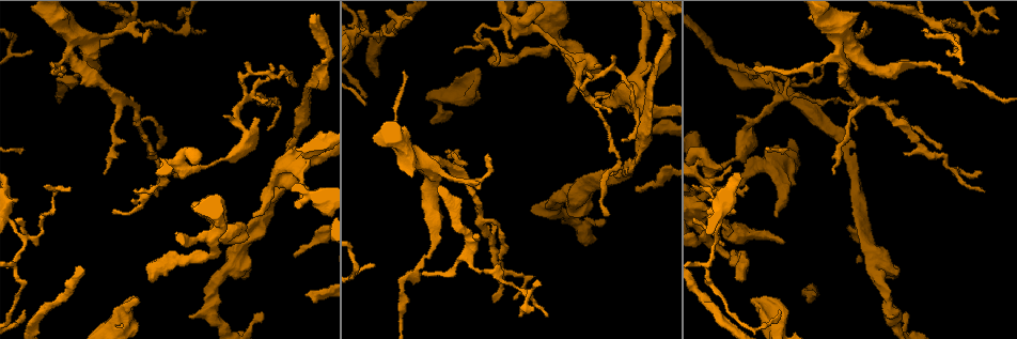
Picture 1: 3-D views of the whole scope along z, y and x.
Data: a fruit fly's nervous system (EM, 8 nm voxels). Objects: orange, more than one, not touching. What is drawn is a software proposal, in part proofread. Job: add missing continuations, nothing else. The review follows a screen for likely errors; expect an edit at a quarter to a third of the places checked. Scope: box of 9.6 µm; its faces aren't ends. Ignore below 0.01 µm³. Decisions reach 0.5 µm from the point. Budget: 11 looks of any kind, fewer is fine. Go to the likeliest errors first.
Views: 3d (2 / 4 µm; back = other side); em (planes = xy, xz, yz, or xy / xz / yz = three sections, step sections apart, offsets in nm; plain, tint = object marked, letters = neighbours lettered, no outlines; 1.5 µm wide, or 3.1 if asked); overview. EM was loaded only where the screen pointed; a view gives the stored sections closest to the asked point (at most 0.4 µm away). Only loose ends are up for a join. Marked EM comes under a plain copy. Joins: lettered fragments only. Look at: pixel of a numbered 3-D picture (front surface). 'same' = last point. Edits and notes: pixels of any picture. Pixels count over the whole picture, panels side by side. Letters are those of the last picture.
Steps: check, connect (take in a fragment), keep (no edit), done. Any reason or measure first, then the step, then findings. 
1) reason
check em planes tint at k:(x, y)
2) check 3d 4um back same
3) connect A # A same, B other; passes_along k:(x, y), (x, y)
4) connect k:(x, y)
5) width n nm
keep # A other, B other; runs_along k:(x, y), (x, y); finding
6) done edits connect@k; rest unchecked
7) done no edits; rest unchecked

an open end
check 3d 2um at 1:(294, 254)

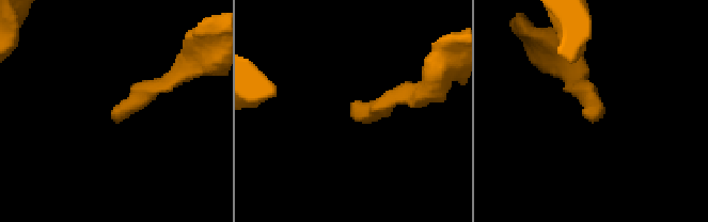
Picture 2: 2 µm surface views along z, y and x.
check em yz step 4 tint at 2:(352, 116)

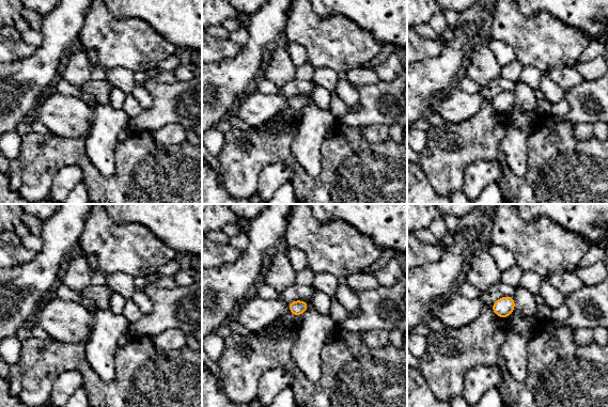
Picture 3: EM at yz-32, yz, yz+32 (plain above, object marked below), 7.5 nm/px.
cut it another way
check em planes letters same

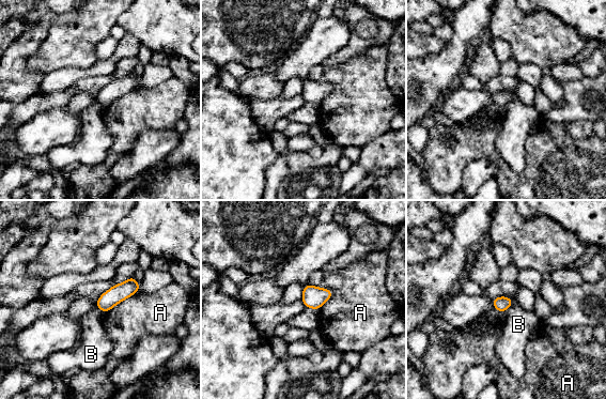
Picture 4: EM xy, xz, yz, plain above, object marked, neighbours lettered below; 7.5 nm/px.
keep # A other, B other; border 4:(513, 303), (502, 312); none of them fits

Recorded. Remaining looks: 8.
long arm stops here
check 3d 2um at 1:(24, 310)

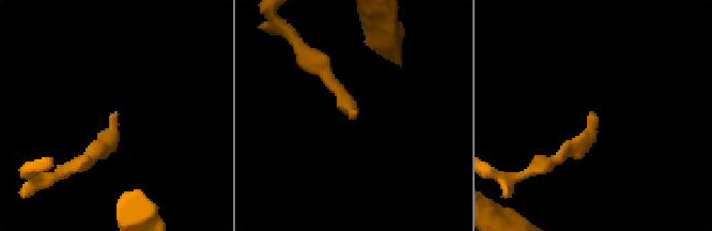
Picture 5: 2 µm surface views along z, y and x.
check em planes tint at 5:(594, 113)

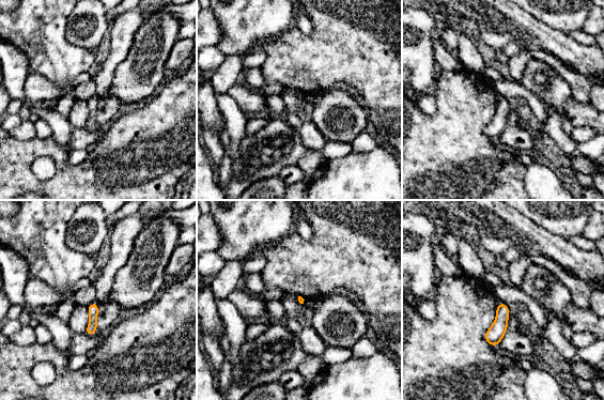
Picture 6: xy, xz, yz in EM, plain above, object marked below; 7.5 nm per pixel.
check em planes letters same

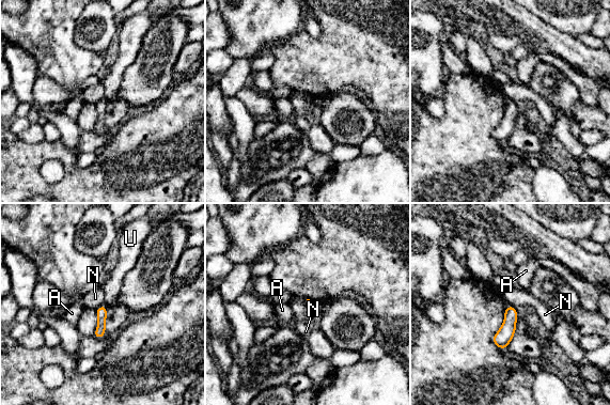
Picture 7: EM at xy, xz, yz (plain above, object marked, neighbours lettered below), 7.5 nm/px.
keep # A other, N other, U other; border 7:(105, 302), (95, 310); no lettered fragment goes on from it

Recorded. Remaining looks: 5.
free end
check 3d 2um at 1:(142, 42)

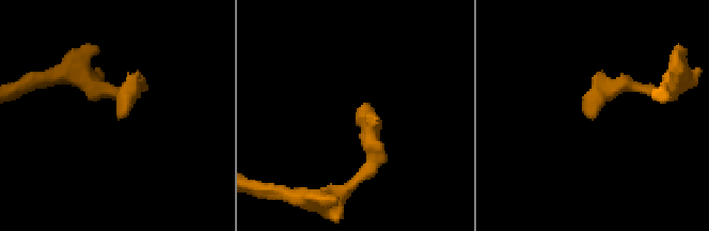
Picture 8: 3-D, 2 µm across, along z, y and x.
shape alone is not enough
check em xy step 4 tint at 8:(128, 113)

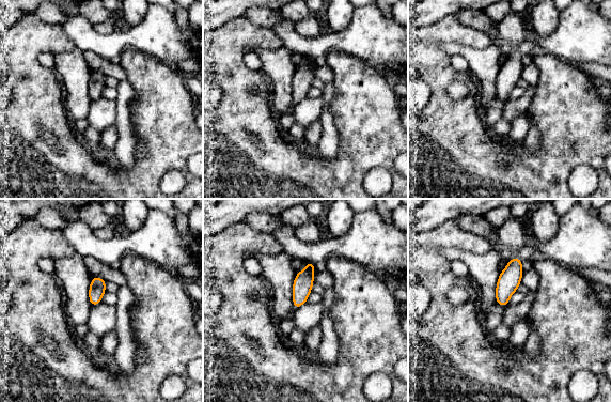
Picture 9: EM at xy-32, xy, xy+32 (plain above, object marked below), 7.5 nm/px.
another direction
check em planes letters same

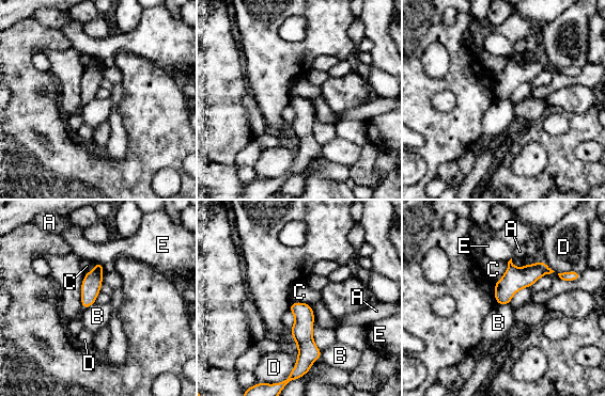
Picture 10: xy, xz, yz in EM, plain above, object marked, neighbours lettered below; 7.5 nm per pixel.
longest_contact C 240 nm
keep # A other, B other, C other, D other, E other; border 10:(496, 302), (509, 304); none of them fits

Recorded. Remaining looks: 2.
tapers out
check em xy step 4 tint at 1:(492, 65)

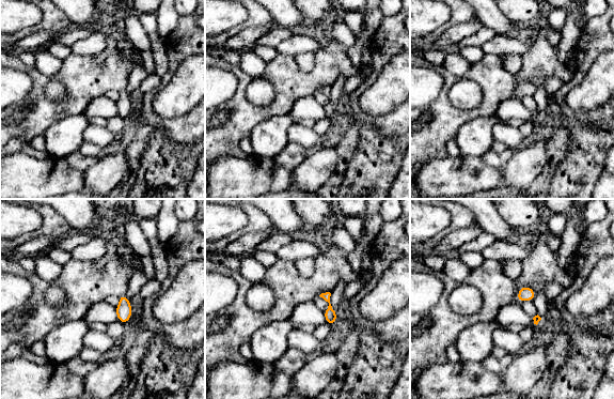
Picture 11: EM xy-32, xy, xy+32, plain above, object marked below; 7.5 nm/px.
check em planes letters same

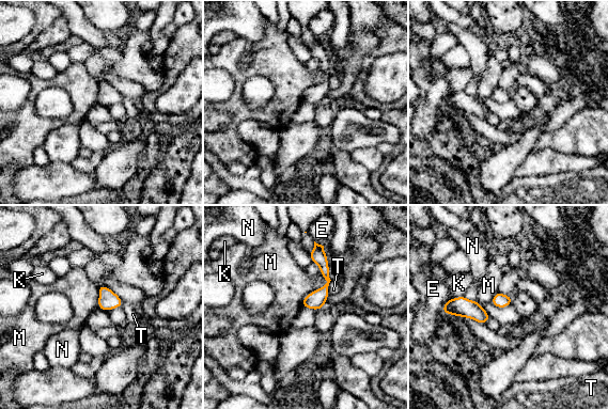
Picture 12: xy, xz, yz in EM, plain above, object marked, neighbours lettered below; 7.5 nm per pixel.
longest_contact M 280 nm
keep # E other, K other, M other, N other, T other; none of them fits

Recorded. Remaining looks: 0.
done no edits; rest unchecked

